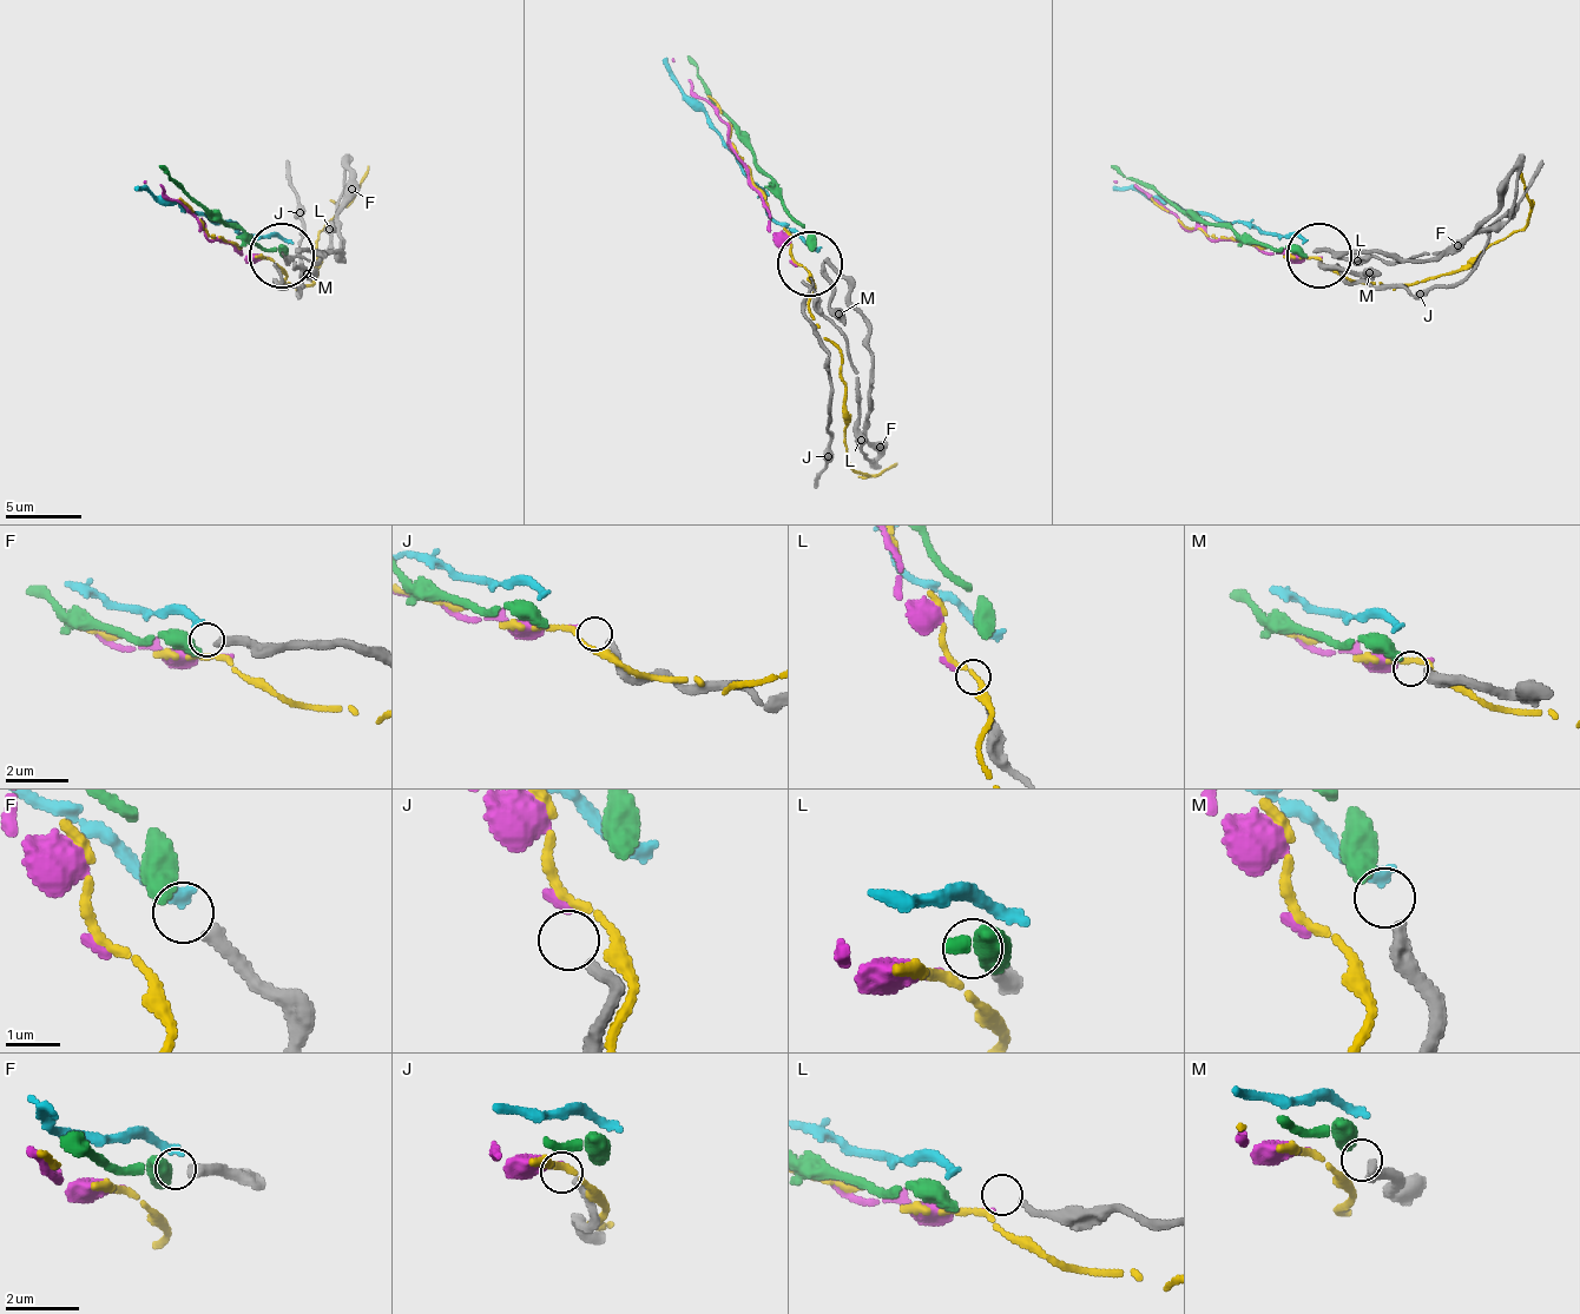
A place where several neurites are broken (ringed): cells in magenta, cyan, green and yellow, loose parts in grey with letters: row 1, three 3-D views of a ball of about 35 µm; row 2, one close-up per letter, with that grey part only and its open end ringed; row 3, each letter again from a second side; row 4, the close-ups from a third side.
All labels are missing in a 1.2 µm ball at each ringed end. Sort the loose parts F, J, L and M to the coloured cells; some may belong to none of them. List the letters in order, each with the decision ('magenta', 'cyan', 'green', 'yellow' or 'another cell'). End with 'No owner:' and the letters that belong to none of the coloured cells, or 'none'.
F: cyan
J: magenta
L: another cell
M: green
No owner: L

